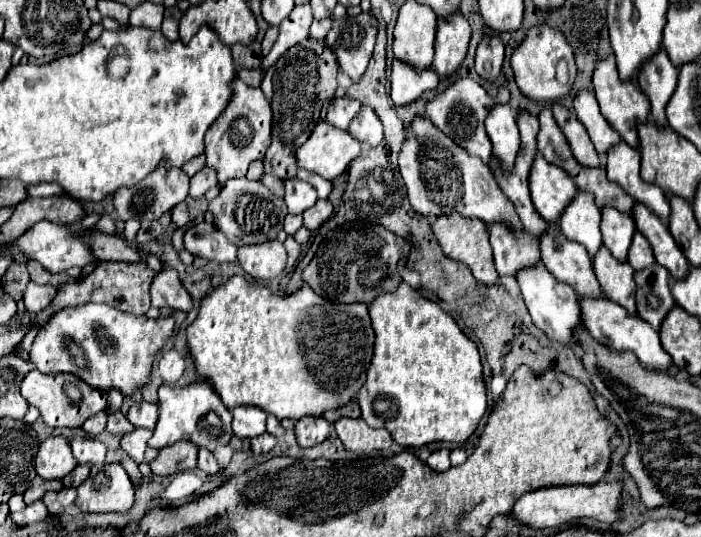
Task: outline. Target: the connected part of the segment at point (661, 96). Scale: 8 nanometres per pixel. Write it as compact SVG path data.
M664 49L656 53L656 57L650 57L636 75L636 83L642 87L642 91L650 99L650 119L656 125L666 125L666 103L672 97L678 81L678 69L668 61L668 55Z

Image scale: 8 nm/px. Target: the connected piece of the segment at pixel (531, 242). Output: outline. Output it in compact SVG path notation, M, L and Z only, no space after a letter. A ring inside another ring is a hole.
M502 223L488 225L488 233L500 275L516 275L518 269L540 261L538 239L532 237L532 233L522 231L516 235L514 229L508 229Z

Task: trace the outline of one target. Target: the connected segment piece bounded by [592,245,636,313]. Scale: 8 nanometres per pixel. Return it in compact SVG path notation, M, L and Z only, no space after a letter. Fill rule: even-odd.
M600 249L600 253L596 253L596 257L592 259L594 263L594 273L600 281L600 287L604 291L606 297L610 297L612 301L620 303L622 307L626 307L630 313L636 313L636 305L634 305L634 269L626 265L626 261L616 261L612 257L612 253L608 253L608 249Z

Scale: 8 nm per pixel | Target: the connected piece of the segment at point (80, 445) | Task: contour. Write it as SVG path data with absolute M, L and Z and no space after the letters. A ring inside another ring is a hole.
M76 437L72 439L72 451L78 463L104 463L106 457L106 447L104 443L100 443L98 439L90 439L90 437Z

